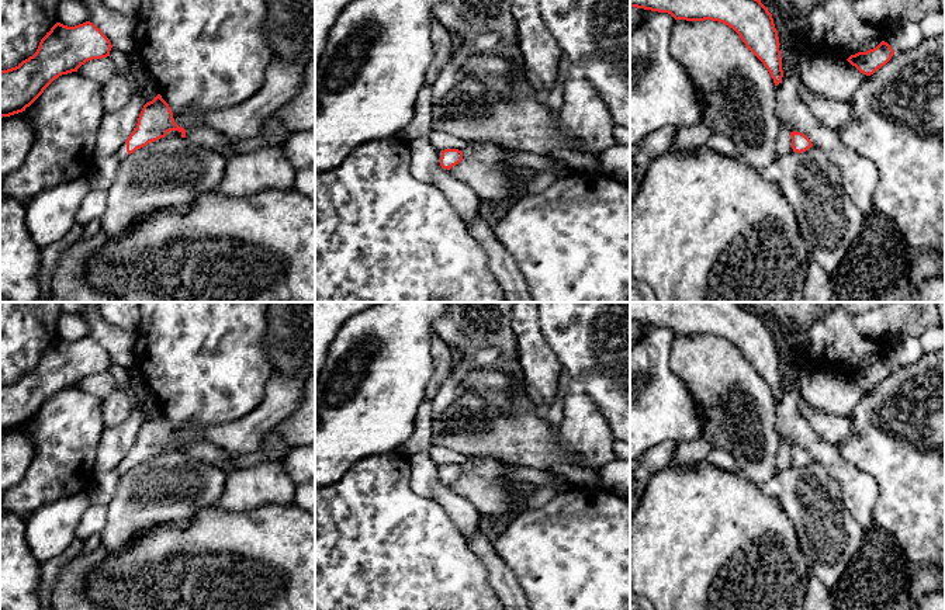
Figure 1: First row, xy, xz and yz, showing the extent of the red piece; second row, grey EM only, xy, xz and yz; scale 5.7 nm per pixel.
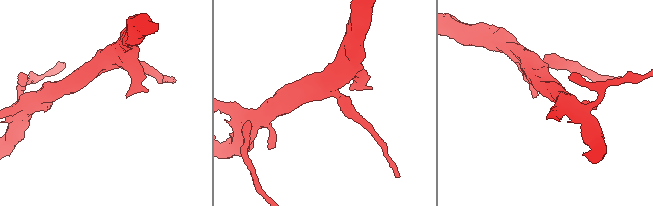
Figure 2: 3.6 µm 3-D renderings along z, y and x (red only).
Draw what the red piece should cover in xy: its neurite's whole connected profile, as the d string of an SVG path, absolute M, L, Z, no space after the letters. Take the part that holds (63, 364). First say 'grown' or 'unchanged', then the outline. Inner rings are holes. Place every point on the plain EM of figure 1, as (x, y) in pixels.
unchanged; M56 337L41 354L37 367L18 381L0 387L0 433L25 426L59 391L77 387L89 375L110 371L110 354L93 337L68 342Z

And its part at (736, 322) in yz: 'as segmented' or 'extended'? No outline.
as segmented

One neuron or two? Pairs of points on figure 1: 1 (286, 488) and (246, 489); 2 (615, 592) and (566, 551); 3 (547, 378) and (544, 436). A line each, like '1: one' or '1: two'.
1: one
2: one
3: two

